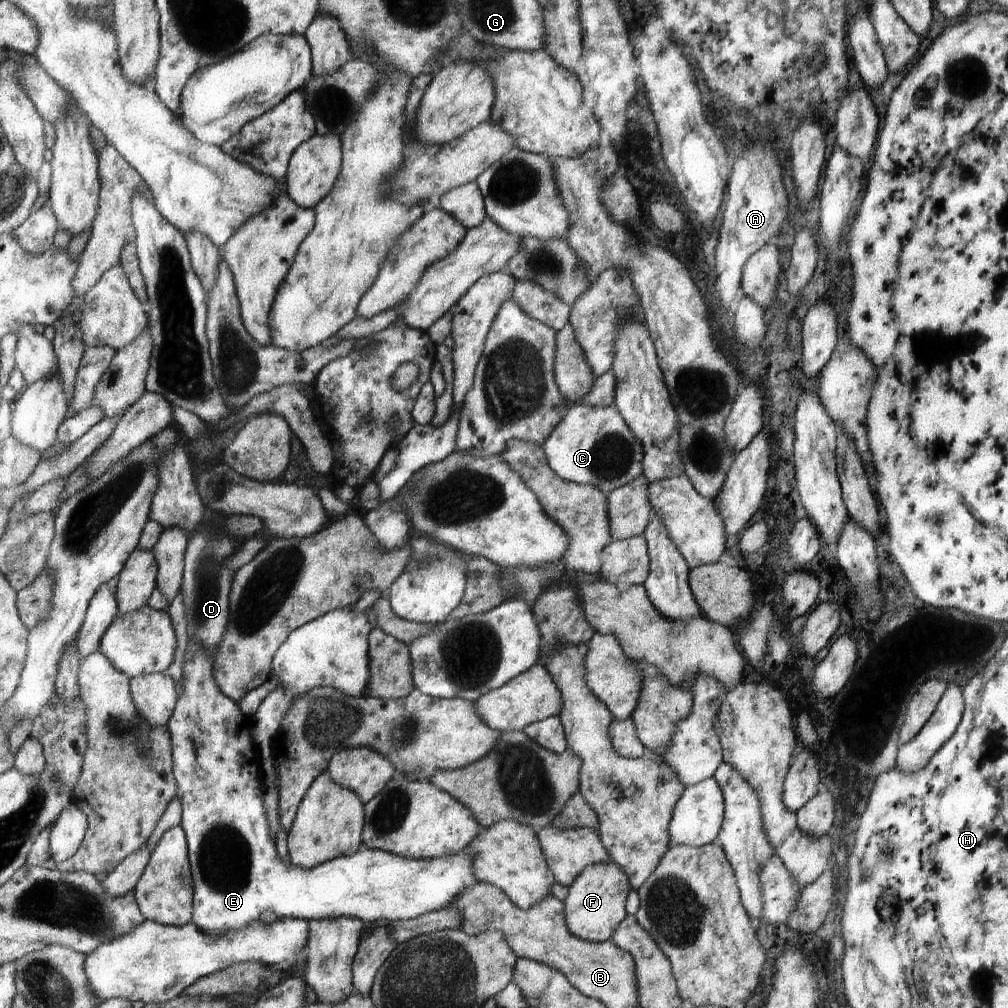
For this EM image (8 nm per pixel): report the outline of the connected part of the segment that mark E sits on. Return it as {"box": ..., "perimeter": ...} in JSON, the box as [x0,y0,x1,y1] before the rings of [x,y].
{"box":[169,642,478,938],"perimeter":[[[192,642],[188,652],[186,652],[186,678],[184,678],[184,690],[179,696],[179,704],[176,705],[175,717],[172,718],[169,727],[174,742],[175,752],[175,774],[179,782],[178,798],[183,805],[182,825],[187,830],[188,840],[190,843],[190,858],[194,874],[194,884],[196,890],[196,898],[194,903],[194,921],[202,928],[204,932],[220,938],[232,930],[239,930],[252,924],[252,922],[260,921],[262,912],[274,912],[277,918],[296,918],[300,920],[322,920],[322,918],[340,918],[350,916],[350,918],[360,918],[365,924],[376,922],[376,920],[384,920],[384,922],[394,922],[403,920],[414,920],[414,918],[423,917],[424,914],[435,913],[437,910],[444,910],[450,907],[457,899],[463,896],[464,890],[471,889],[478,880],[475,876],[475,859],[472,856],[470,848],[462,850],[455,854],[454,857],[432,858],[432,860],[404,858],[396,854],[390,854],[378,849],[370,849],[365,845],[358,849],[356,854],[352,856],[343,856],[335,858],[334,861],[324,862],[323,865],[315,866],[314,869],[306,870],[304,867],[288,864],[284,860],[280,860],[280,856],[276,854],[276,844],[272,838],[271,825],[267,821],[267,809],[264,802],[264,774],[262,772],[262,758],[260,758],[260,748],[256,746],[252,738],[251,728],[254,723],[254,715],[246,716],[236,704],[234,699],[230,698],[221,688],[215,677],[215,664],[208,652],[208,648],[204,644]]]}

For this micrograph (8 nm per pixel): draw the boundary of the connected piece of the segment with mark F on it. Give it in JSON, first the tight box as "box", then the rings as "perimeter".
{"box":[563,861,631,943],"perimeter":[[[614,861],[587,866],[574,884],[568,887],[568,896],[563,902],[567,926],[572,934],[596,943],[612,940],[615,930],[628,915],[625,902],[631,889],[630,880],[627,872]]]}

